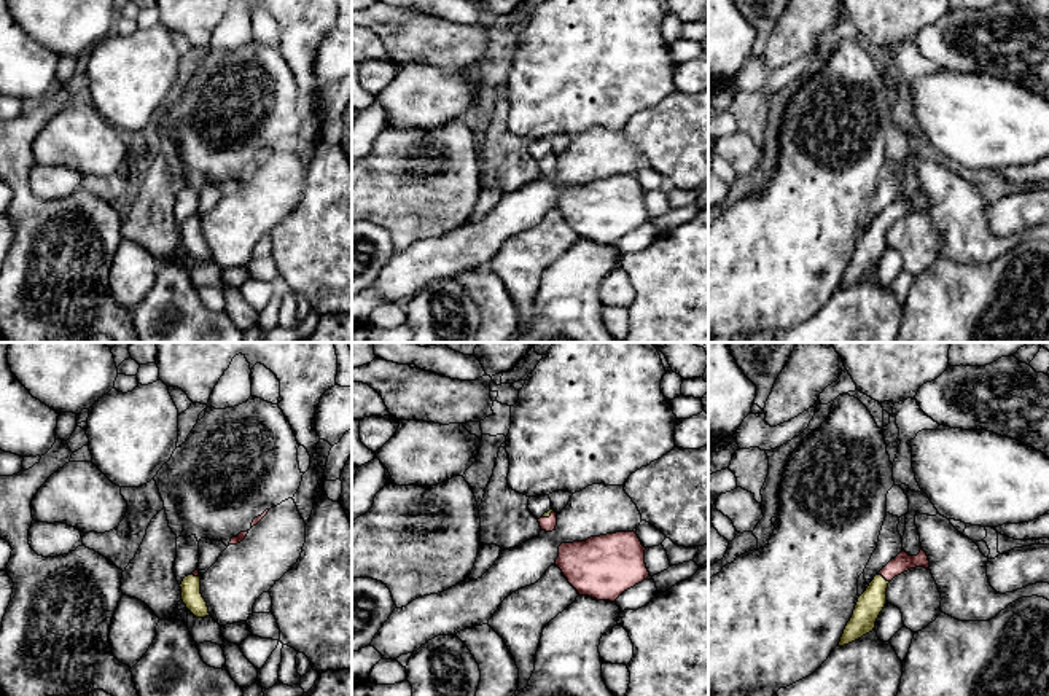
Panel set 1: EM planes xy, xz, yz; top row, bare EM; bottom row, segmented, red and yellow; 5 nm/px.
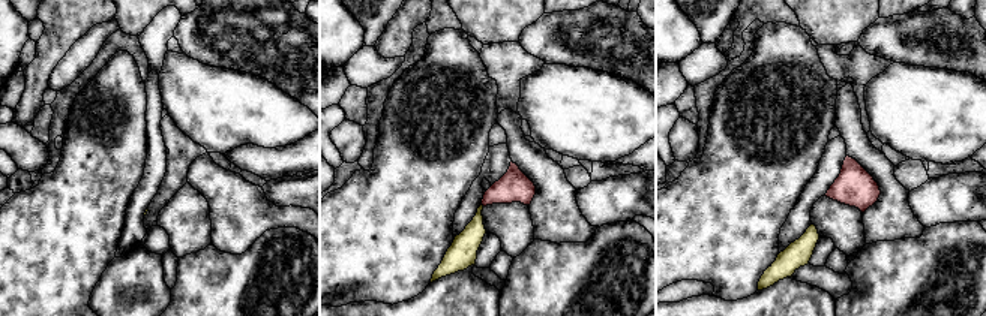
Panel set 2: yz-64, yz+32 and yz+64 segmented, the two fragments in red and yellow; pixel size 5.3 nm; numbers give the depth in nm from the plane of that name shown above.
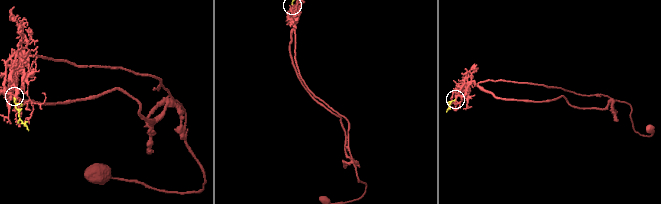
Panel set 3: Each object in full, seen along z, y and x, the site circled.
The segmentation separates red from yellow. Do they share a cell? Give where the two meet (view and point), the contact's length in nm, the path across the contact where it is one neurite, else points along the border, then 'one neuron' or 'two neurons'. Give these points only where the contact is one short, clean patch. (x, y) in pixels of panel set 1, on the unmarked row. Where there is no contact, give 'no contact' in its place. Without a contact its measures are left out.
contact yz (884, 220); length 70 nm; way yz (903, 206), (884, 220), (871, 246); one neuron

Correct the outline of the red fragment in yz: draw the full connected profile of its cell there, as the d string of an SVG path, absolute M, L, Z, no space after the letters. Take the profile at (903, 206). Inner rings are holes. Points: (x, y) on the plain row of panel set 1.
M923 191L917 199L909 199L904 193L891 202L869 226L866 234L858 240L853 258L847 266L837 290L848 288L875 271L875 264L887 247L888 226L915 210L930 212L930 204Z

